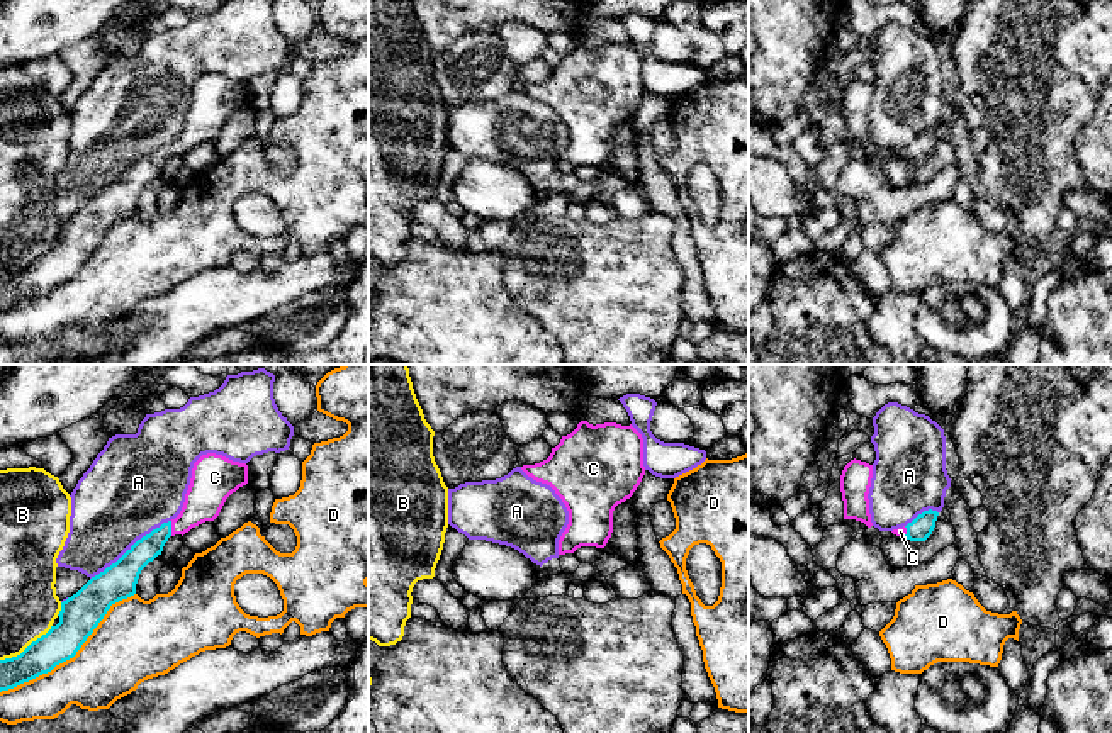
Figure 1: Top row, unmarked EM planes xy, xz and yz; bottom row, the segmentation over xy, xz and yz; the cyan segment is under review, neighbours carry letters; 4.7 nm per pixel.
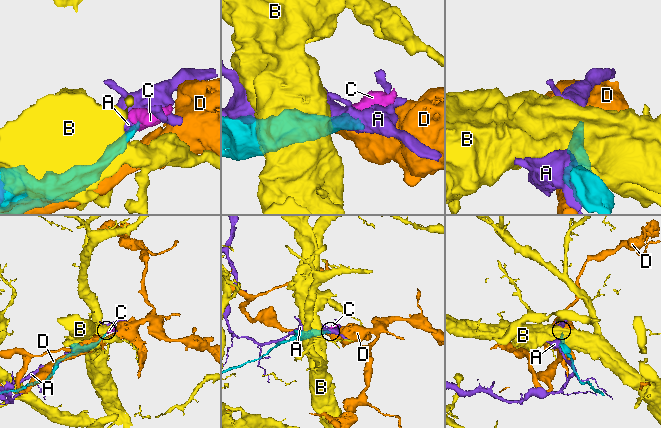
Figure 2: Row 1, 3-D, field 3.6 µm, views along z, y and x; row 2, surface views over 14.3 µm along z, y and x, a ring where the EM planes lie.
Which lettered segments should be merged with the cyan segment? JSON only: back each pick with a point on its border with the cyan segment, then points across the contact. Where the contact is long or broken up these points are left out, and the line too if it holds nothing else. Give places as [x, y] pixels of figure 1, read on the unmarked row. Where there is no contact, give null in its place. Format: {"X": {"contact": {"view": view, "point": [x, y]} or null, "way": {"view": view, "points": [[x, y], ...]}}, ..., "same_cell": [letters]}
{"C": {"contact": {"view": "xy", "point": [170, 148]}, "way": {"view": "xy", "points": [[145, 170], [170, 148], [207, 111]]}}, "same_cell": ["C"]}

